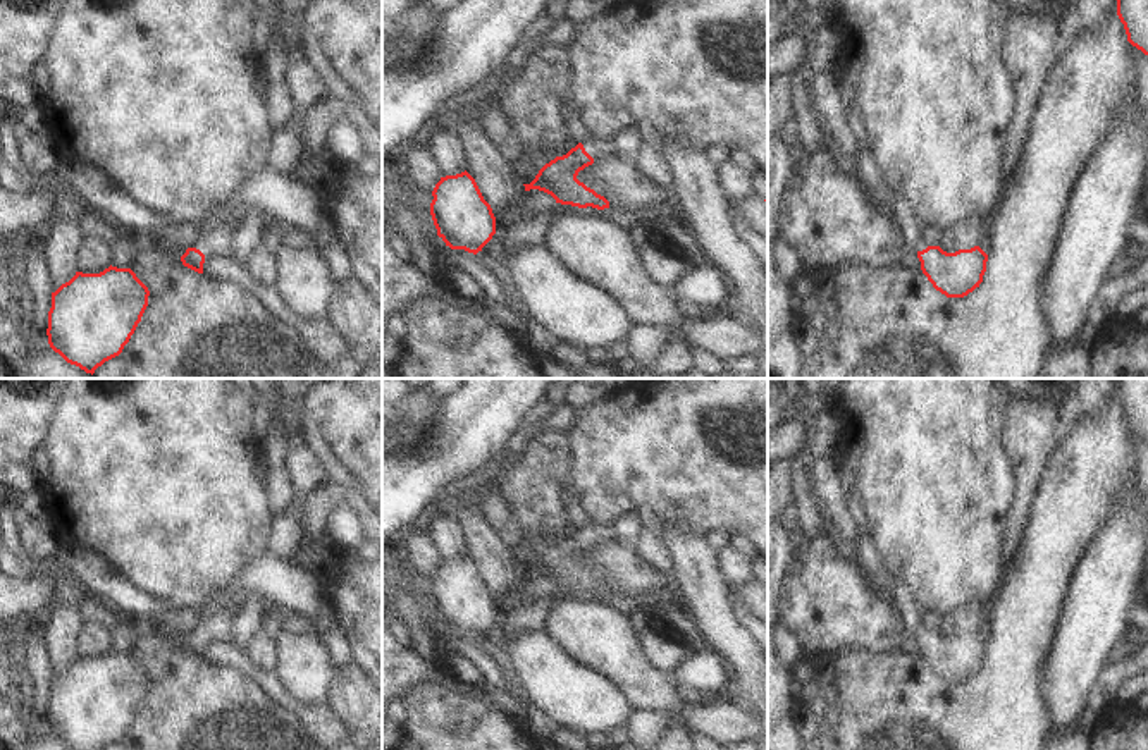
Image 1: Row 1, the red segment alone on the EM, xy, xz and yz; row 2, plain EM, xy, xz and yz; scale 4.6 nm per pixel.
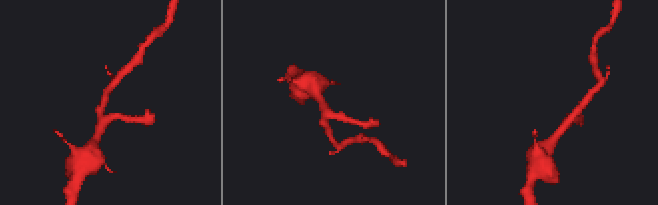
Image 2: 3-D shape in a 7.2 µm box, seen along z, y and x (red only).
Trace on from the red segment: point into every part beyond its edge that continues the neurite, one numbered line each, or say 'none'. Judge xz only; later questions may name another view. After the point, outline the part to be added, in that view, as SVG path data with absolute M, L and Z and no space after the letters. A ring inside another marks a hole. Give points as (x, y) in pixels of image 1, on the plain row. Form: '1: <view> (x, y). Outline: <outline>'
1: xz (598, 534). Outline: M589 519L587 525L582 530L583 530L585 537L594 545L606 544L606 542L611 542L611 540L616 538L611 525L599 525L599 523L594 523L594 521Z

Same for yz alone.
1: yz (906, 602). Outline: M892 576L892 599L897 611L902 616L904 626L909 633L923 636L928 628L923 624L924 607L919 604L917 597L912 593L910 587Z

